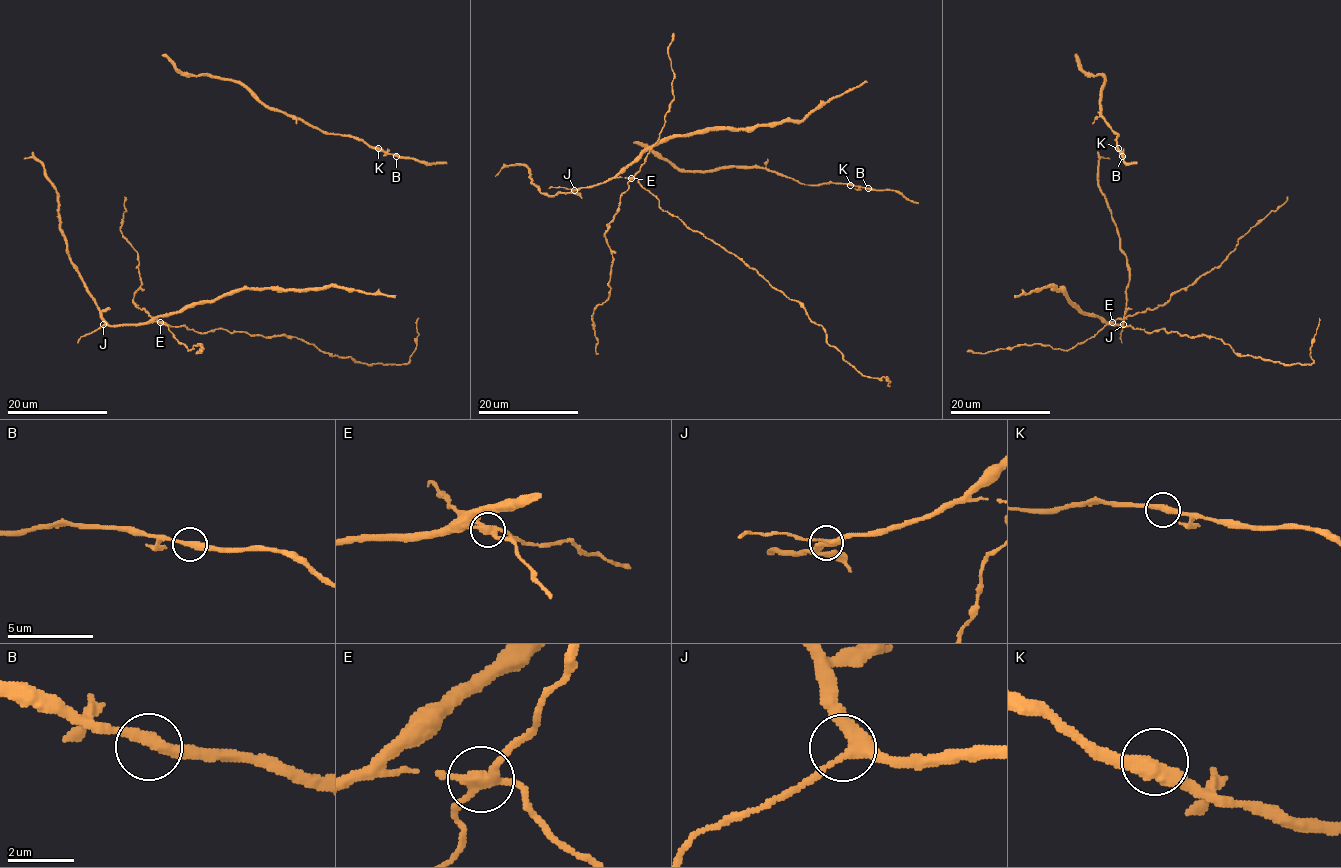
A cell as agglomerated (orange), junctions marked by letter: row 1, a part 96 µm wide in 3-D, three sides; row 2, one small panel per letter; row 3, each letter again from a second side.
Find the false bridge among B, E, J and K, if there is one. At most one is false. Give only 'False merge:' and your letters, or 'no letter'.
False merge: E

